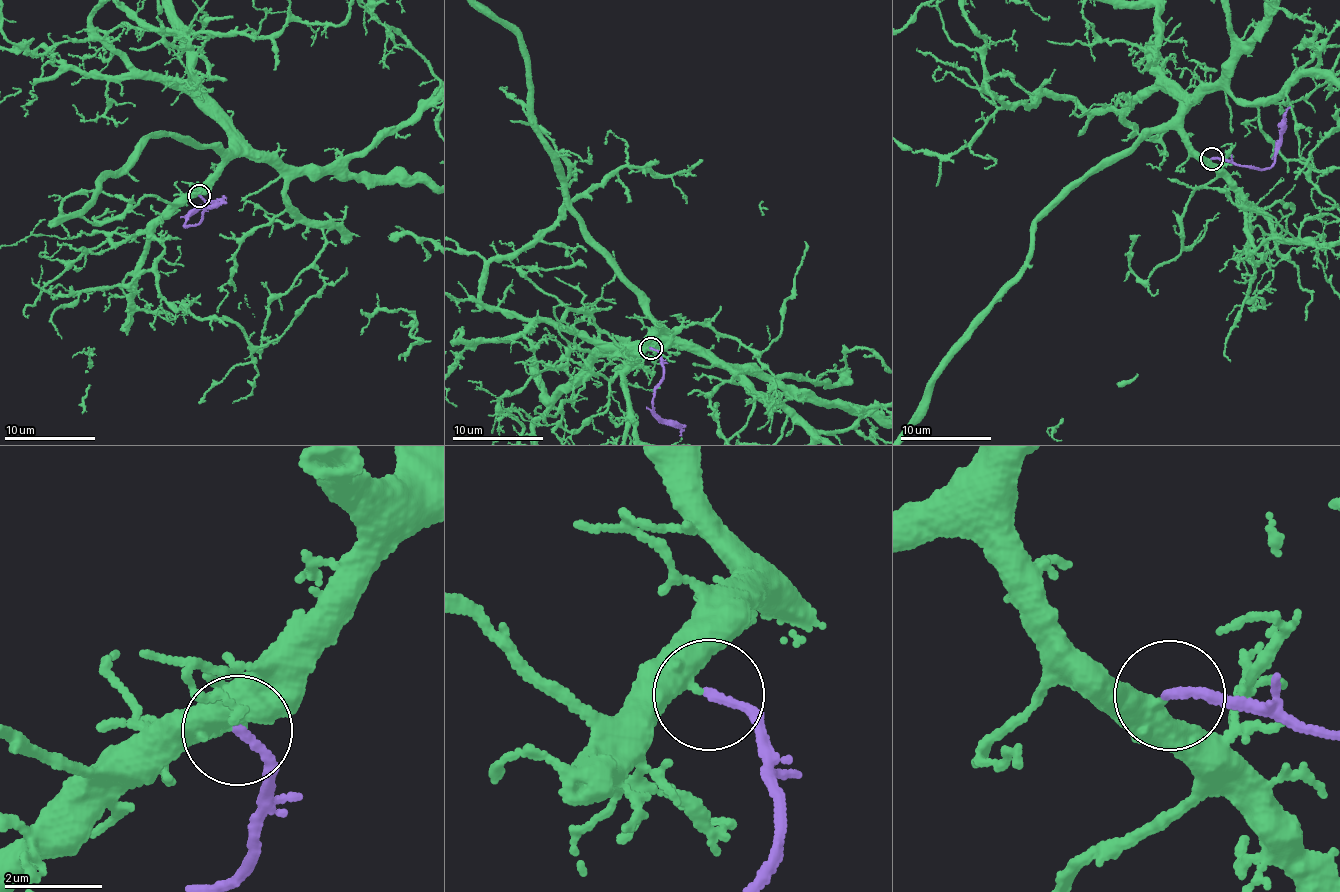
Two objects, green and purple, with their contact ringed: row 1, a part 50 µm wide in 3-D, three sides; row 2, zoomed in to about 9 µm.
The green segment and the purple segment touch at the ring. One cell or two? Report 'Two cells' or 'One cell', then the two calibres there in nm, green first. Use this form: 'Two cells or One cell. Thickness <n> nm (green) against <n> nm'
Two cells. Thickness 360 nm (green) against 160 nm

